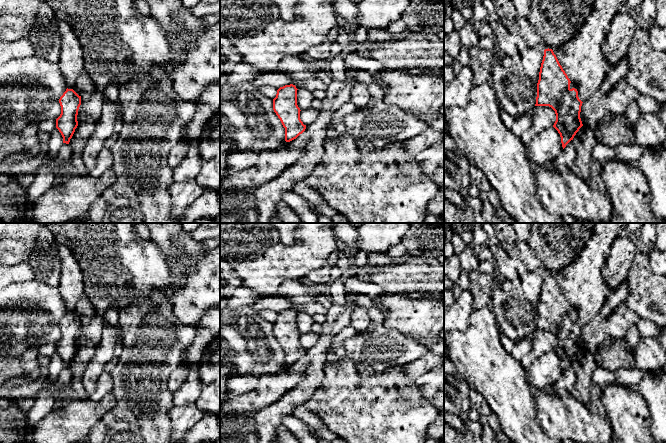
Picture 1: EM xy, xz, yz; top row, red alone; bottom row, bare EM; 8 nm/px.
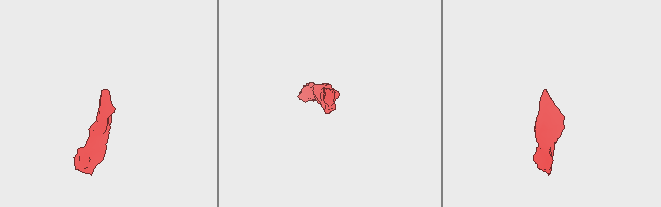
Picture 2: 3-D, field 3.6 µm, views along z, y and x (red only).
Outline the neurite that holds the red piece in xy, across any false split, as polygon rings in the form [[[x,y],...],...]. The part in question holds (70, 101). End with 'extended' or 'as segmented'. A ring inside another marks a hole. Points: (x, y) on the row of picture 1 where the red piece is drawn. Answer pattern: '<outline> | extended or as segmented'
[[[60,23],[59,33],[61,51],[57,64],[67,89],[59,99],[61,114],[56,119],[56,128],[63,137],[63,143],[69,144],[78,126],[77,115],[81,96],[76,90],[76,81],[84,71],[84,57],[82,46],[68,24]]] | extended

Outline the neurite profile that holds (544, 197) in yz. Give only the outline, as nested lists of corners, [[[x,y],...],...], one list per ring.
[[[551,165],[540,166],[535,169],[535,175],[540,201],[551,214],[571,215],[580,221],[611,222],[609,195],[591,188],[568,165],[561,173],[554,172]]]

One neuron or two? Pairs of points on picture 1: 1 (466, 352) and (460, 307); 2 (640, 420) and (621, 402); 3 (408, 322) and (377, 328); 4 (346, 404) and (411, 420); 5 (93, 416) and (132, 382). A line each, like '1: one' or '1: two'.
1: two
2: one
3: two
4: one
5: two

